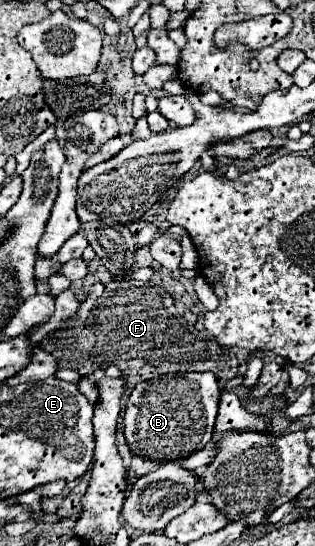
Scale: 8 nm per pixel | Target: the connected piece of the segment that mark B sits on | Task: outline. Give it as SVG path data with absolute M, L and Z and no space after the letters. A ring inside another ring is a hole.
M174 373L136 385L124 415L124 435L132 455L174 461L206 447L214 433L220 385L214 373Z

